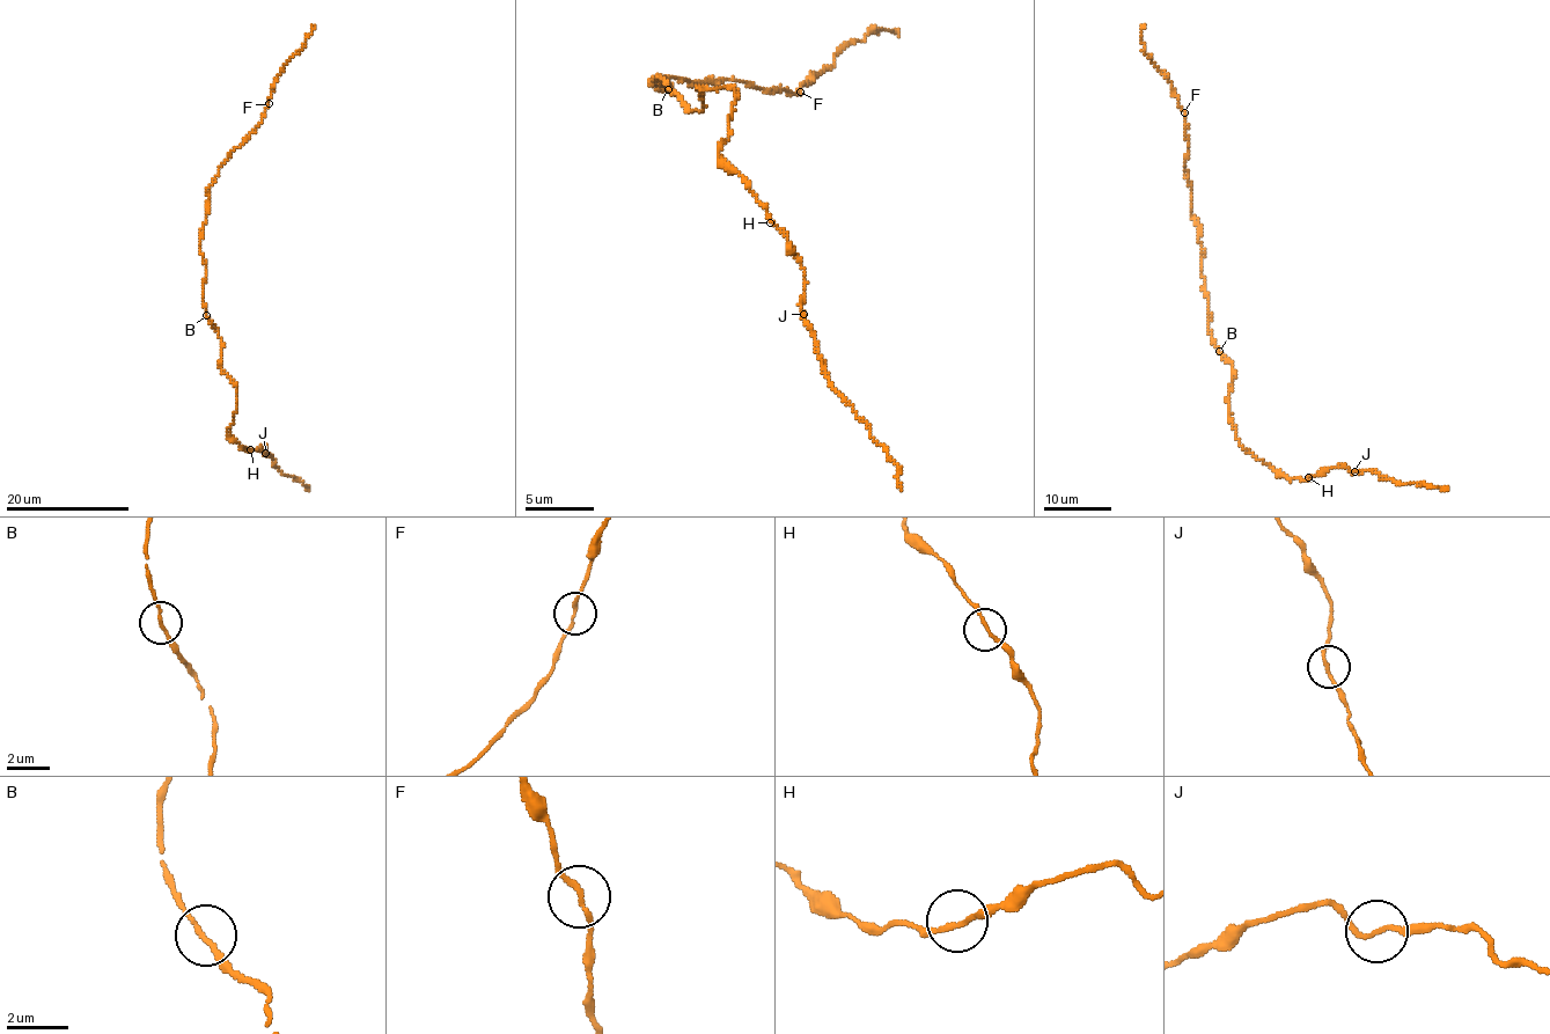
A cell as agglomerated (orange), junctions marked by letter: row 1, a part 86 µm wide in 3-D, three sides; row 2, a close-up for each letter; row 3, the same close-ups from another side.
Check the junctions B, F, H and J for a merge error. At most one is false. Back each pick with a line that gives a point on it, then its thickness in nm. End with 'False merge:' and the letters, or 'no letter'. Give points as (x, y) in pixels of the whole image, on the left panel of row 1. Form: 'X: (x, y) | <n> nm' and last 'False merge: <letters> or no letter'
False merge: no letter

